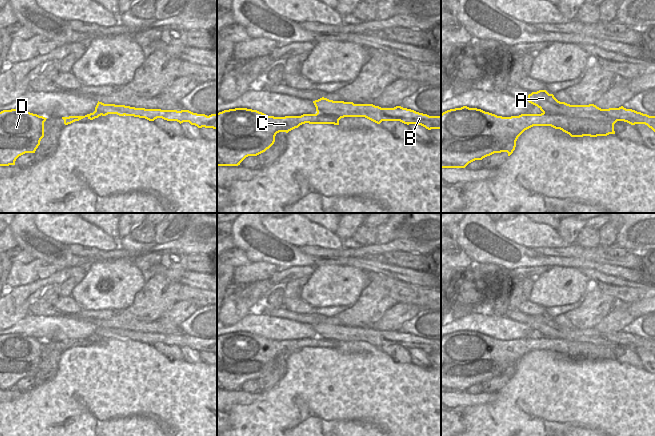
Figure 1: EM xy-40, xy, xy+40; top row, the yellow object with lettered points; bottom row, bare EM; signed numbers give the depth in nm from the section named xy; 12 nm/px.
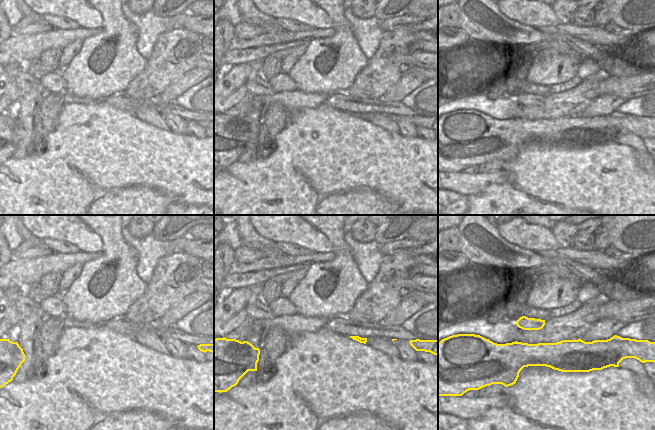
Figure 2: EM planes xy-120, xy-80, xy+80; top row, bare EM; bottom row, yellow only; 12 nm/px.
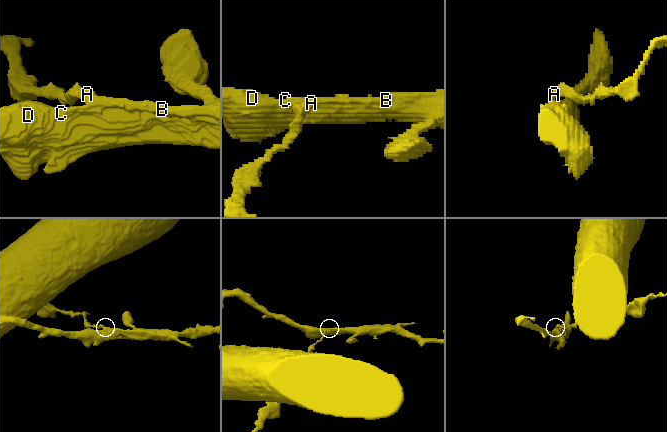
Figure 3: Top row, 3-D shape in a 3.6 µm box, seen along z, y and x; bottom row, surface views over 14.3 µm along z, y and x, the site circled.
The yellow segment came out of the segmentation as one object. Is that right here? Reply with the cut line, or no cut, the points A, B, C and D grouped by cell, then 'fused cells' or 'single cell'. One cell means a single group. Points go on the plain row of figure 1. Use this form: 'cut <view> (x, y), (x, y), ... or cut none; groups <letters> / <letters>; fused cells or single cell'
cut xy+40 (579, 330), (572, 333), (570, 340), (543, 336); groups A / B C D; fused cells

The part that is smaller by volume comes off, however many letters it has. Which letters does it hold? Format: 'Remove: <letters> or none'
Remove: B, C, D

